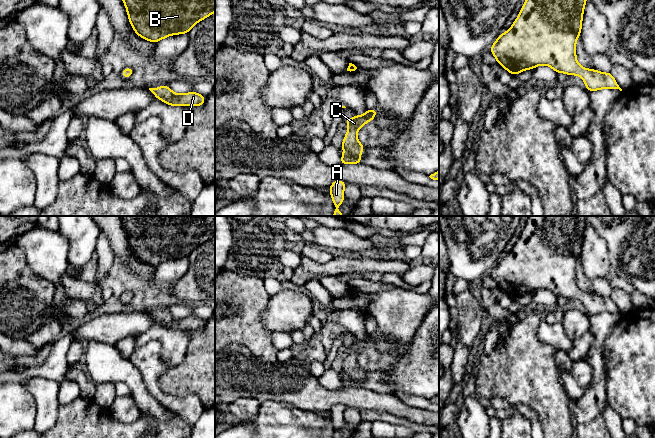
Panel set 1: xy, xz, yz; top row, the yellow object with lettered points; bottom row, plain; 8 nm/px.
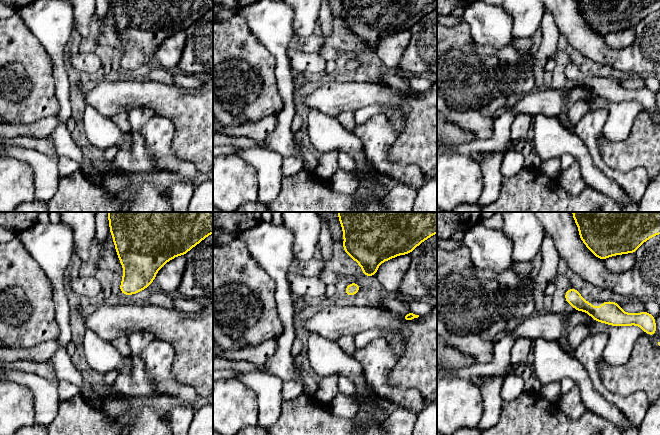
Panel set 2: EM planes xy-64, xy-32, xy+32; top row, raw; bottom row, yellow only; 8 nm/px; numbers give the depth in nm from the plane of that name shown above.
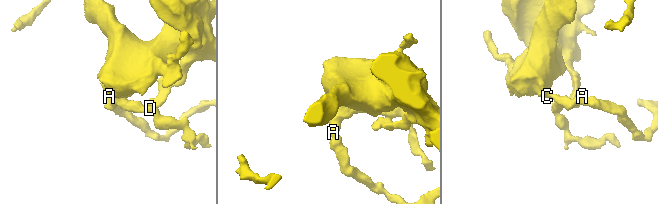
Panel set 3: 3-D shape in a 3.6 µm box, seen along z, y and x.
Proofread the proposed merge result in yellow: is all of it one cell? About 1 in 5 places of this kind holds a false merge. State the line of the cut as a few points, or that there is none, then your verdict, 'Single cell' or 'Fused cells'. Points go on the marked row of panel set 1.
No split. Single cell

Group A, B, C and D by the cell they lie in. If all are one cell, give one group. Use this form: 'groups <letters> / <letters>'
groups A B C D

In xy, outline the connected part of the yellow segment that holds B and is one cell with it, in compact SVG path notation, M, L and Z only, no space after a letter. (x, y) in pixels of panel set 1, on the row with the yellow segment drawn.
M122 0L136 34L156 43L170 35L188 34L191 28L215 12L215 0Z

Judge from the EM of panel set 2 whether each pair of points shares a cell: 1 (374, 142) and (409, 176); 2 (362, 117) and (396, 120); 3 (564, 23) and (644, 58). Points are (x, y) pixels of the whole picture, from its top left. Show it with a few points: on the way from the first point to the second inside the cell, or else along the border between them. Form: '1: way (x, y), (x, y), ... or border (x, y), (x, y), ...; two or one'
1: way (377, 153), (393, 169), (398, 171); one
2: way (370, 111), (373, 109), (385, 109), (388, 112); one
3: way (584, 38), (598, 52), (605, 56), (624, 58); one

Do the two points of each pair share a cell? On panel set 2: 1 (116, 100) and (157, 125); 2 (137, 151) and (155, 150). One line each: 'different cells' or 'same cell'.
1: different cells
2: different cells

